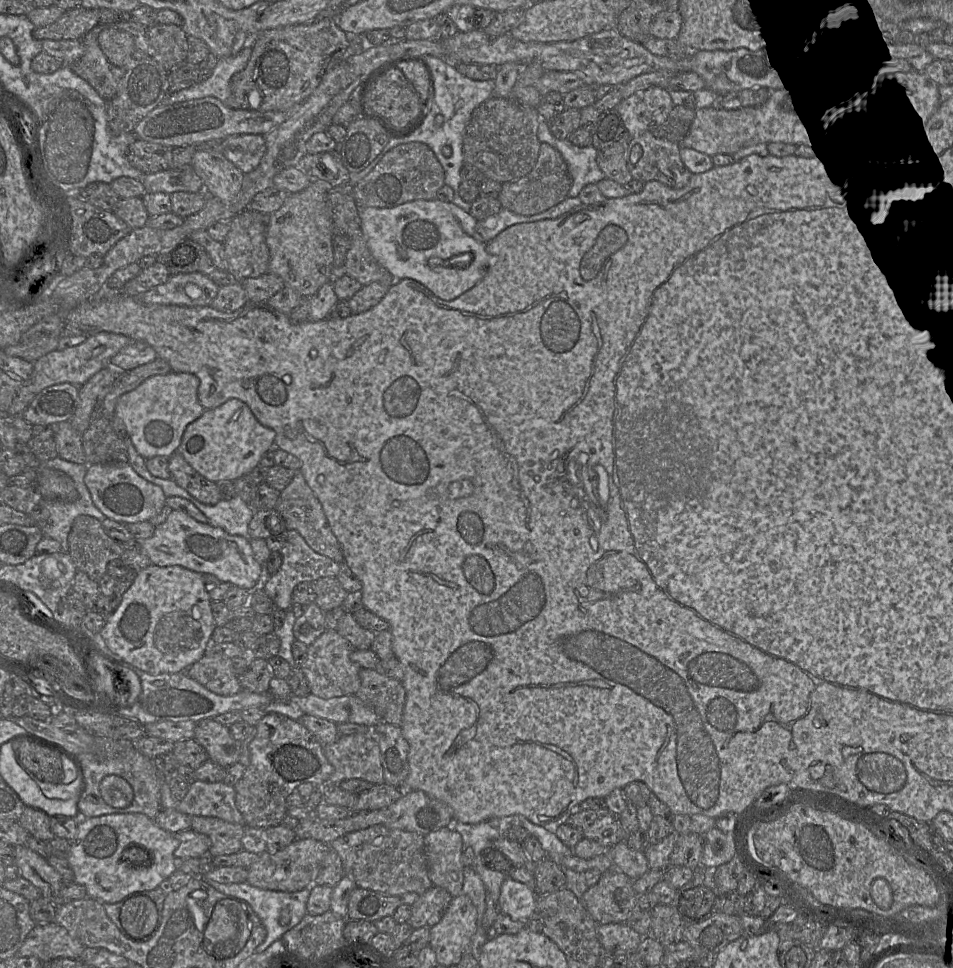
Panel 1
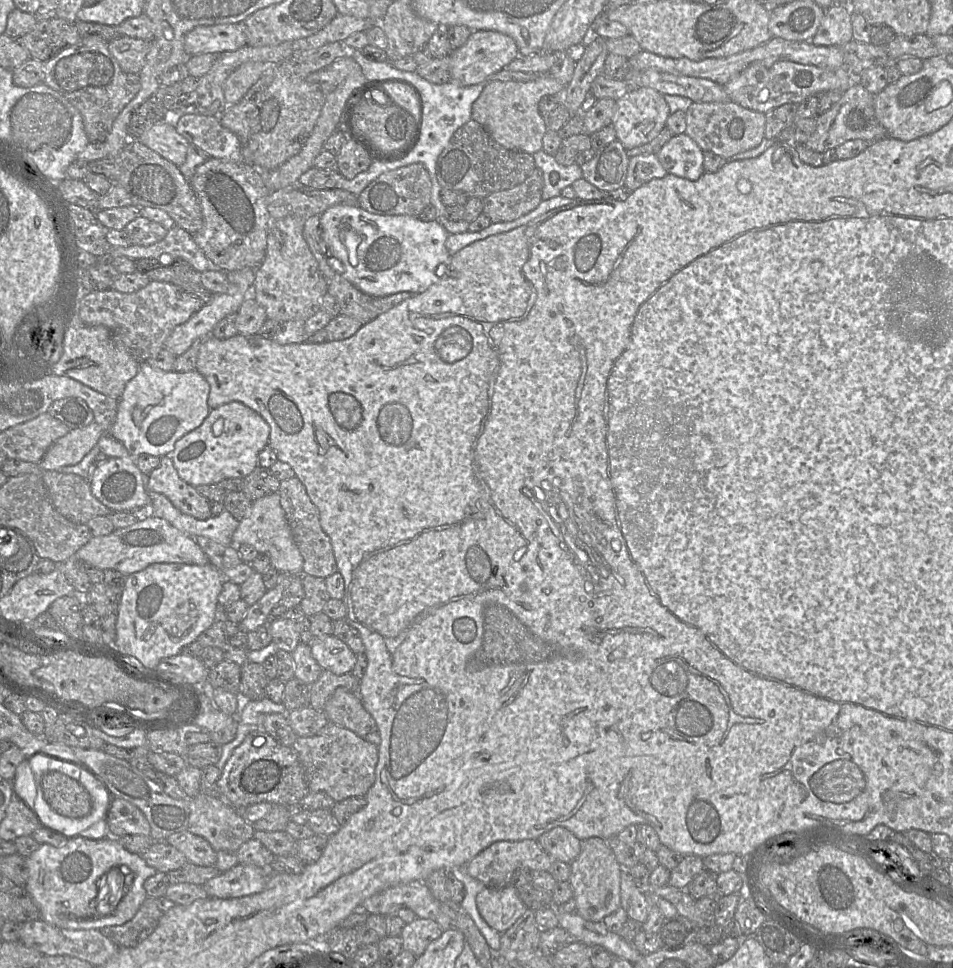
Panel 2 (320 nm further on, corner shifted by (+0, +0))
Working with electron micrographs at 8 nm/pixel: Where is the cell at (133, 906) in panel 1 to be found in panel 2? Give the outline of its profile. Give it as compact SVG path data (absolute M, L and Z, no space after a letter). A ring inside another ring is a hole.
M147 897L130 921L100 931L119 948L135 947L155 930L163 914L155 898Z

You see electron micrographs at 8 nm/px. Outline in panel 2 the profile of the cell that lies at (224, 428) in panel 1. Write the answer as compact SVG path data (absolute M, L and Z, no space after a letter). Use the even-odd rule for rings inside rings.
M233 401L211 409L203 423L175 443L171 458L180 478L197 487L248 476L258 466L258 455L269 442L270 427L253 409Z

